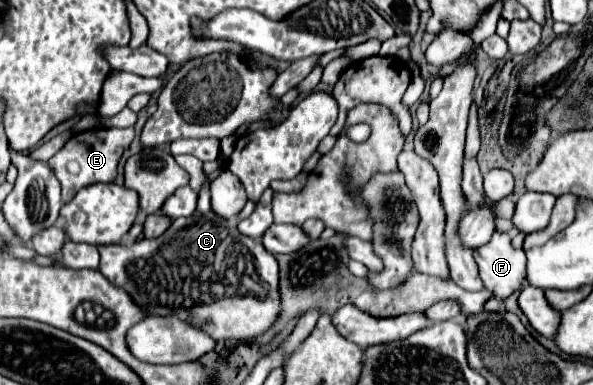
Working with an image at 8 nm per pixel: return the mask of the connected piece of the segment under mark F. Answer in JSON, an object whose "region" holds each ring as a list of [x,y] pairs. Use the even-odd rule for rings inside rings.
{"region":[[[494,232],[490,242],[478,246],[474,250],[474,260],[478,264],[480,278],[484,288],[492,290],[498,298],[508,298],[514,290],[526,286],[526,256],[524,250],[514,250],[510,244],[510,236],[506,232]]]}

